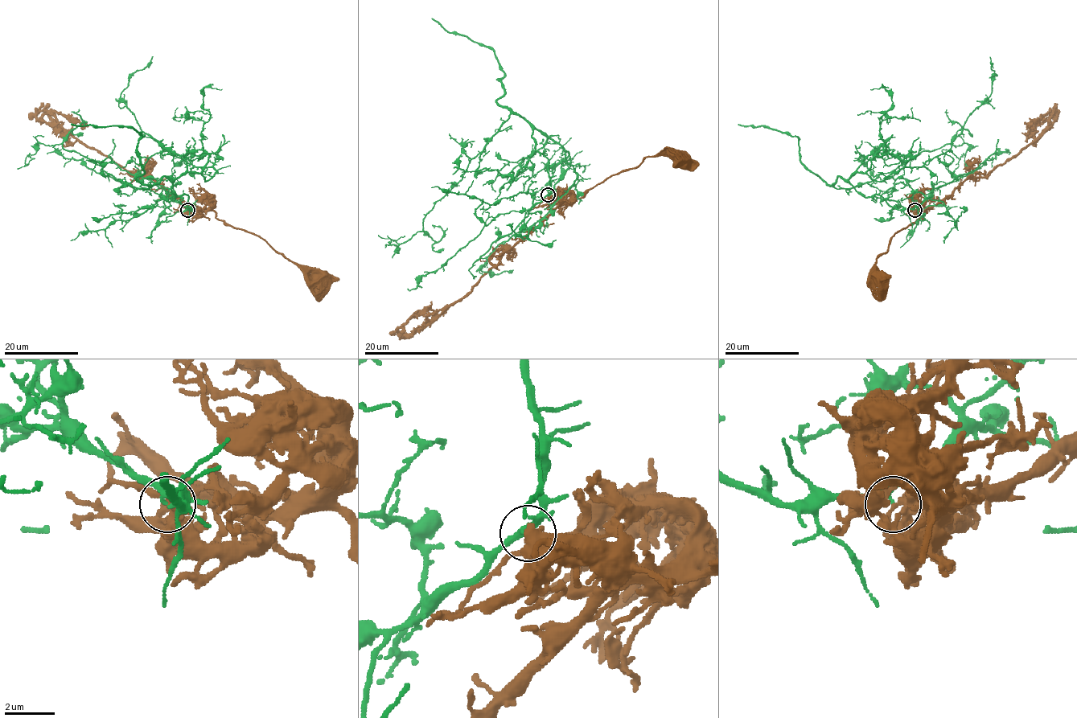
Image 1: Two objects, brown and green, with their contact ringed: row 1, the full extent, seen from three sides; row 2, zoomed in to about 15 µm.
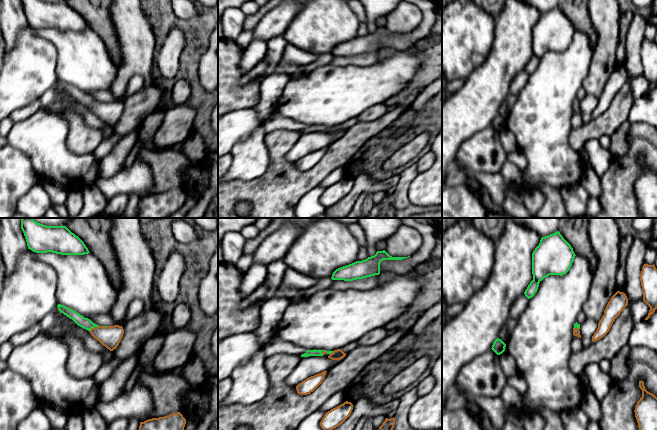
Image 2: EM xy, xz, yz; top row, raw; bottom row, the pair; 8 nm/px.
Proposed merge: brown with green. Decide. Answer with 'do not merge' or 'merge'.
do not merge

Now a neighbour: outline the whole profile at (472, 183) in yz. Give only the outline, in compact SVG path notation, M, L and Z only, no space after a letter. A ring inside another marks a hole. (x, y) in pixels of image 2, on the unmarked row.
M469 172L465 185L478 199L480 198L480 189L482 185L478 182L473 172Z

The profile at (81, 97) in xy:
M58 80L58 86L72 95L78 102L90 107L94 103L98 103L99 101L93 99L90 95L83 93L73 85L70 85L64 81Z

